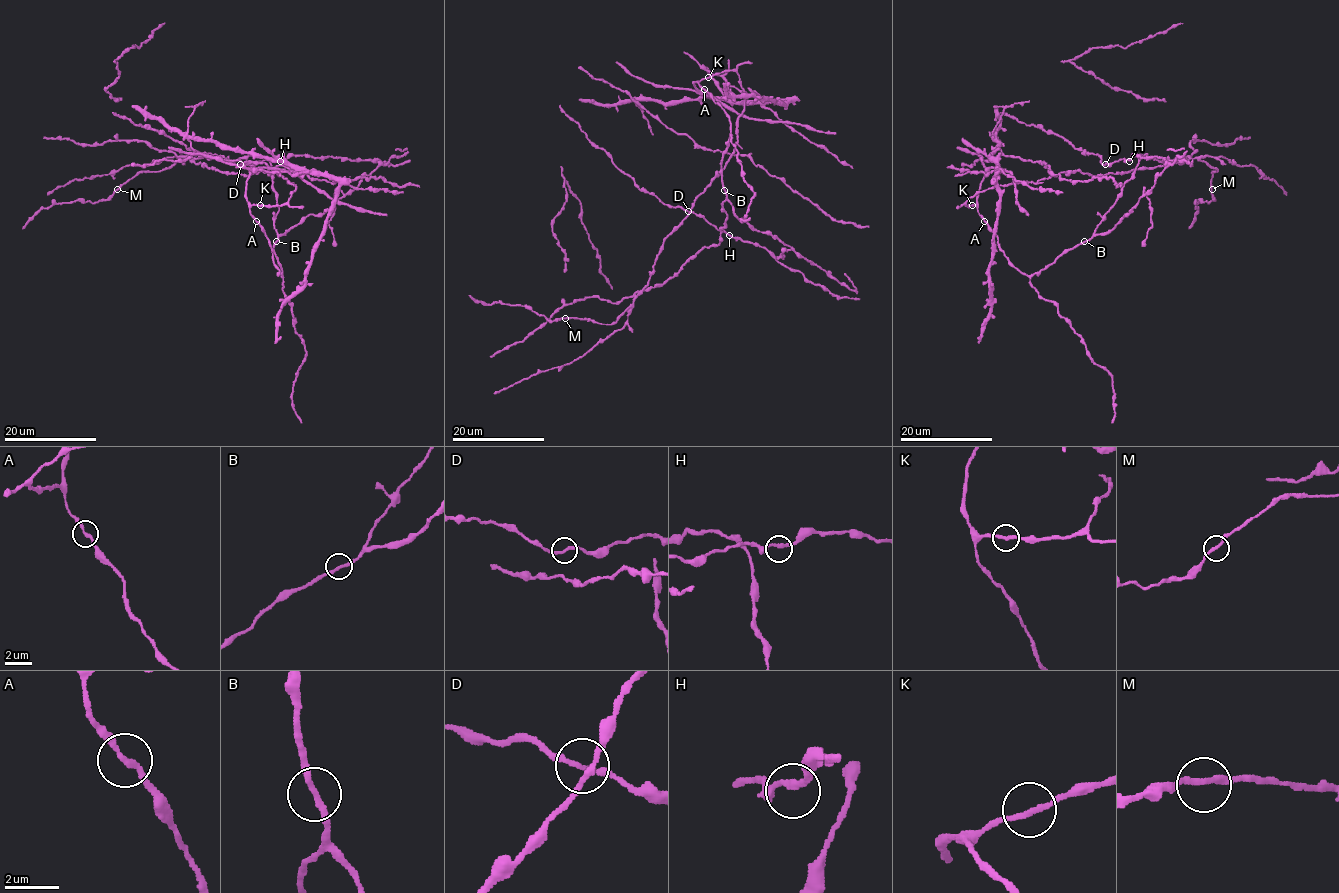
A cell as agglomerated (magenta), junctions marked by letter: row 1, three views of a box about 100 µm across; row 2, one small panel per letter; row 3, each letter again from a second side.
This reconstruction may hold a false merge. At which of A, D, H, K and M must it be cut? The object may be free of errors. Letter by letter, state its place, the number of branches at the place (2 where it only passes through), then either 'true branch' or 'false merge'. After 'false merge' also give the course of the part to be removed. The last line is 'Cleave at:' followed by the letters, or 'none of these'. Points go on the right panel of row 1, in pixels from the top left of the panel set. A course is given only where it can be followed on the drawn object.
A: at (984, 221); 2 branches meet; true branch
D: at (1105, 164); 2 branches meet; true branch
H: at (1129, 161); 2 branches meet; true branch
K: at (972, 205); 2 branches meet; true branch
M: at (1212, 189); 2 branches meet; true branch
Cleave at: none of these

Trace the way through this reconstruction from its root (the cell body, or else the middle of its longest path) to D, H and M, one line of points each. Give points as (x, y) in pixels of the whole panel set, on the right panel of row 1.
D: (1041, 179), (1073, 171), (1103, 175), (1108, 172), (1105, 164)
H: (1041, 179), (1073, 171), (1103, 175), (1108, 172), (1106, 164), (1129, 161)
M: (1041, 179), (1073, 171), (1094, 175), (1127, 173), (1199, 158), (1218, 170), (1213, 172), (1212, 189)

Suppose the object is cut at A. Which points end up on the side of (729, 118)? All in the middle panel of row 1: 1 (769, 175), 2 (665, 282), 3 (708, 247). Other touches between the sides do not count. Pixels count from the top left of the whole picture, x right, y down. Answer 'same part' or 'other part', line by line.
1: other part
2: same part
3: same part

